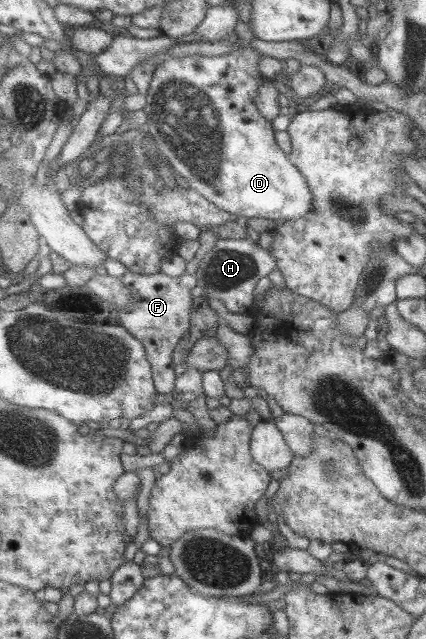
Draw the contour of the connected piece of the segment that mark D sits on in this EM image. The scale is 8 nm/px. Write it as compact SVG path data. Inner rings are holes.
M240 22L237 26L236 33L238 39L242 43L237 49L230 51L225 55L208 56L195 54L180 58L173 58L158 63L153 81L150 83L150 88L146 96L148 97L148 105L143 109L148 115L147 127L151 137L155 139L162 155L171 163L175 172L182 176L189 184L189 187L195 189L209 199L211 203L229 213L247 218L263 218L264 220L278 219L301 219L303 215L309 215L309 211L313 211L313 191L308 185L308 180L305 179L300 168L296 166L284 152L284 148L280 146L276 138L276 131L273 129L273 123L265 116L261 115L260 108L257 105L256 99L260 95L260 85L264 83L264 74L261 71L260 59L261 52L254 50L252 41L256 38L253 28L248 23Z

